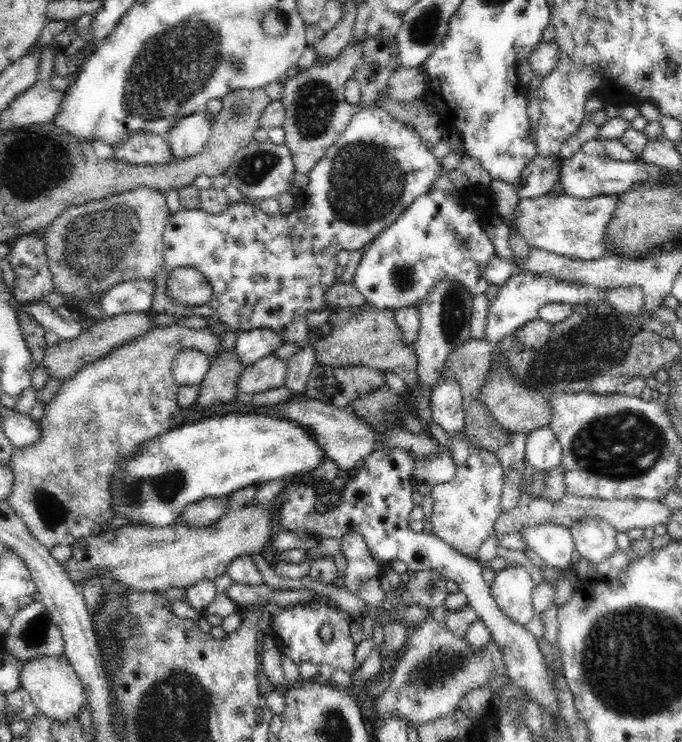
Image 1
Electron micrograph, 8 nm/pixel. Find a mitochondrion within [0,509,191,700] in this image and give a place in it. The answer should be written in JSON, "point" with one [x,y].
{"point":[34,635]}

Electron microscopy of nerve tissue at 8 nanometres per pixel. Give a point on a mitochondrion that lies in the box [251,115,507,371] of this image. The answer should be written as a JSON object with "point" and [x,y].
{"point":[365,182]}

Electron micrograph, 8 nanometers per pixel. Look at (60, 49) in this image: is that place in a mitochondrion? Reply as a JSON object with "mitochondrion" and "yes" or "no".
{"mitochondrion":"no"}

